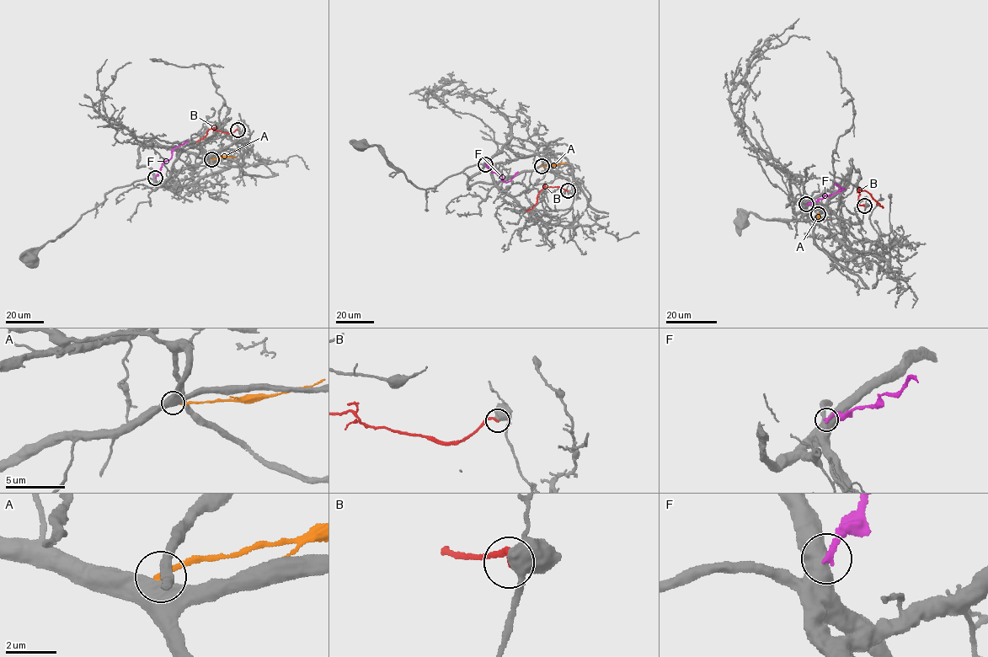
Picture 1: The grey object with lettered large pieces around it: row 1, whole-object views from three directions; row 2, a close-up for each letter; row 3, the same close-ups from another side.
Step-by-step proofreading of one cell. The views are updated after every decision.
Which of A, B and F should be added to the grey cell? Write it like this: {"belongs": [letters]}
{"belongs": []}

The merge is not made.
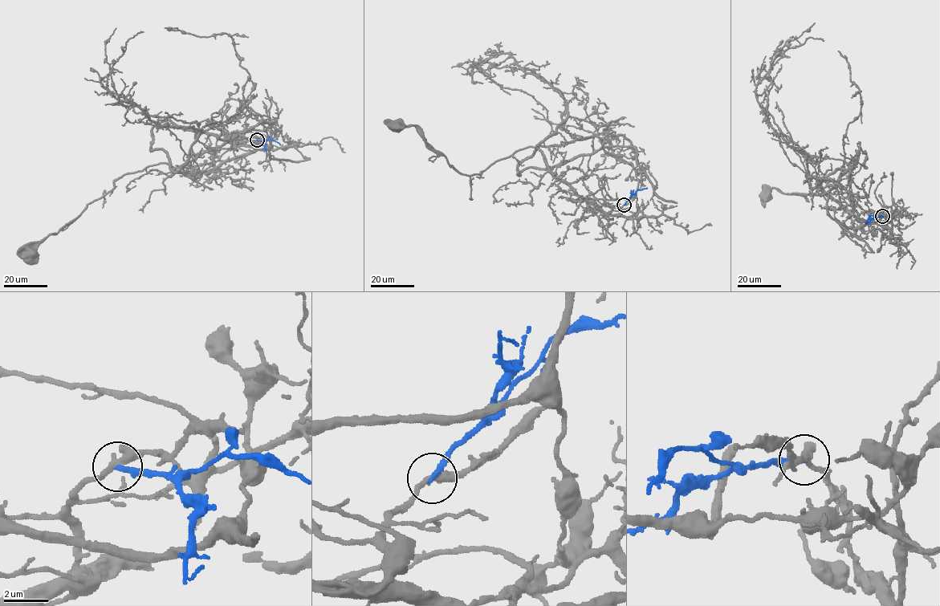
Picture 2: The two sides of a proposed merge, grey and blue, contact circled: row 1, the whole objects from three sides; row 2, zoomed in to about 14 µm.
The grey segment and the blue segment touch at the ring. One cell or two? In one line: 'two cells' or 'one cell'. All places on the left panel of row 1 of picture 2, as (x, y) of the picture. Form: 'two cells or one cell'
two cells

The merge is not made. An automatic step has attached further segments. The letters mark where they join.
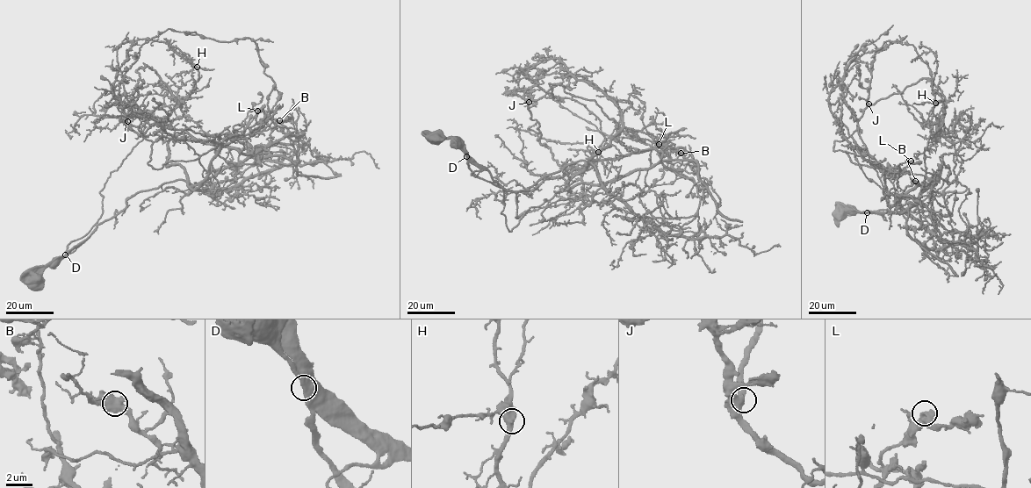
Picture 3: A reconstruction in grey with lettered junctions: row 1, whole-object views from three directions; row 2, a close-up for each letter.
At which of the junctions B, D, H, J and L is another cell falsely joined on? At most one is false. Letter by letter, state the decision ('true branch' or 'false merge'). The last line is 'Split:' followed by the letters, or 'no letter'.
B: true branch
D: false merge
H: true branch
J: true branch
L: true branch
Split: D

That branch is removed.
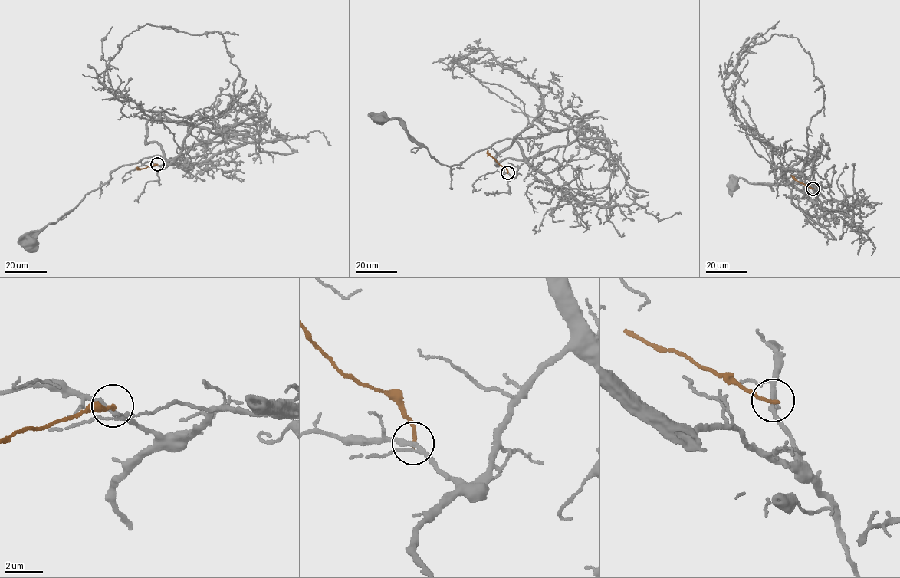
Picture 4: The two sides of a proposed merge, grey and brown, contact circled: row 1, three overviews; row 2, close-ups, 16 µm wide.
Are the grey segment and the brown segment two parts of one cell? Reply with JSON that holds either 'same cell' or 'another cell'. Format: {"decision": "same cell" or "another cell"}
{"decision": "another cell"}

